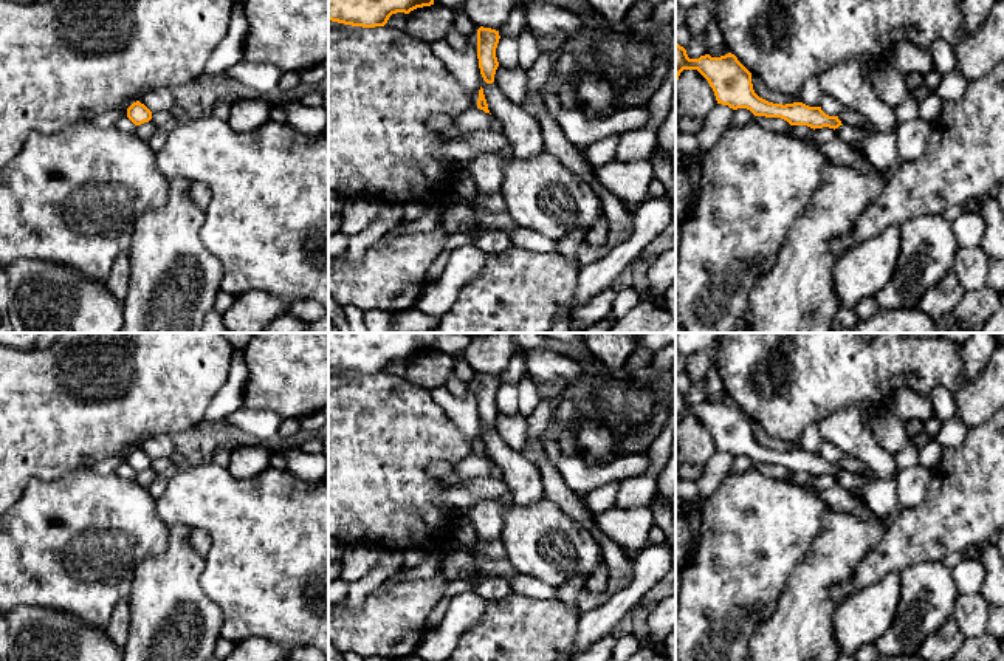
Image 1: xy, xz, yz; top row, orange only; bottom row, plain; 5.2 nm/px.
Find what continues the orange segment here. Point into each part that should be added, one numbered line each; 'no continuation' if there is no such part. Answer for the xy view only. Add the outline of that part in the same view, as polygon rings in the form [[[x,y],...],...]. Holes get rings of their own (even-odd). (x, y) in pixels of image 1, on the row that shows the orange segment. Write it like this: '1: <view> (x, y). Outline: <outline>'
no continuation

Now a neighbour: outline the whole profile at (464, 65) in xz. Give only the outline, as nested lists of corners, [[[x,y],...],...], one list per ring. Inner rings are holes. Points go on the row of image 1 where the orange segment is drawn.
[[[477,29],[468,37],[468,45],[463,51],[456,51],[445,39],[434,43],[434,54],[452,74],[452,77],[463,87],[473,98],[479,96],[480,90],[480,68],[477,59]]]

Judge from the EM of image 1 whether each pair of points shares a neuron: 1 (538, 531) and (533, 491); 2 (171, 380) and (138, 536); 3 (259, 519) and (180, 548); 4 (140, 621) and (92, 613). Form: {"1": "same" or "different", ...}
{"1": "different", "2": "different", "3": "different", "4": "different"}

